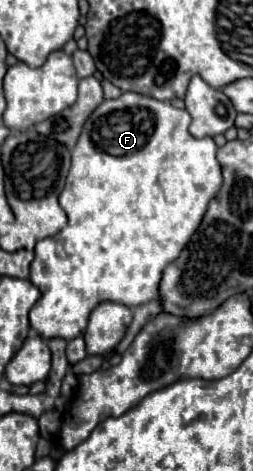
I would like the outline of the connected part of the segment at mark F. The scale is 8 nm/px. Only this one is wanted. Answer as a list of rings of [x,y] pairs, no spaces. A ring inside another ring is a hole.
[[[123,92],[115,100],[105,100],[89,116],[89,120],[85,122],[83,132],[81,132],[75,148],[71,150],[71,154],[73,154],[71,170],[69,170],[65,188],[63,188],[63,192],[59,196],[59,204],[67,212],[69,224],[57,236],[51,236],[51,238],[45,238],[45,240],[37,242],[37,246],[35,246],[35,260],[31,264],[29,280],[41,290],[41,298],[31,308],[29,320],[31,320],[31,328],[37,330],[45,340],[47,338],[57,338],[57,336],[65,338],[65,340],[73,340],[73,338],[81,336],[85,332],[85,328],[87,328],[87,318],[89,318],[91,310],[97,304],[105,302],[105,300],[119,302],[119,304],[125,304],[125,306],[139,306],[139,304],[155,300],[159,296],[159,280],[161,280],[163,268],[179,258],[181,250],[185,248],[185,244],[191,240],[191,236],[199,228],[209,200],[219,192],[219,188],[223,184],[221,166],[217,162],[217,144],[209,136],[205,136],[205,138],[191,136],[187,128],[189,128],[189,112],[187,110],[173,108],[167,102],[161,102],[161,100],[155,100],[151,96],[143,96],[143,94],[137,94],[137,92]]]

